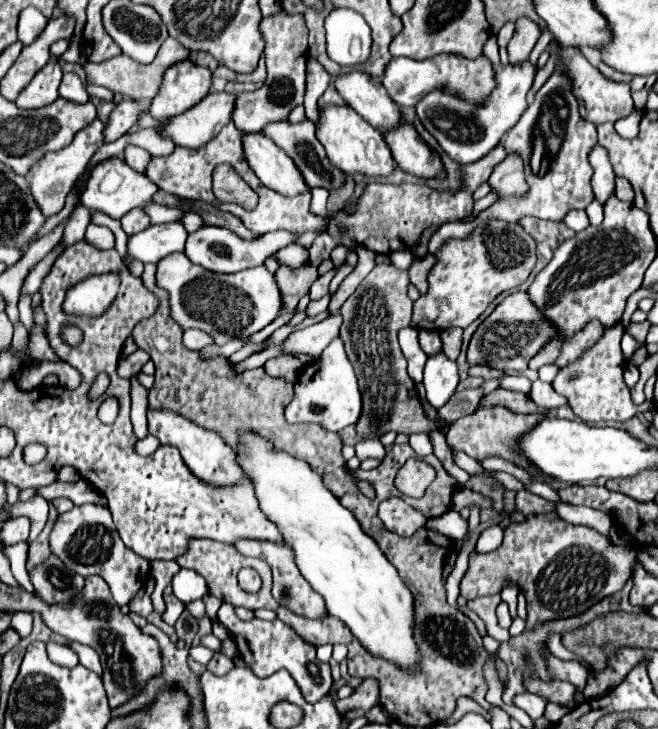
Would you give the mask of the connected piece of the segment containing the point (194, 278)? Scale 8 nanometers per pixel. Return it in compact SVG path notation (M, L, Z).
M169 254L157 264L157 284L171 296L173 320L177 320L183 330L199 328L209 332L219 346L233 338L251 336L263 330L283 308L275 276L265 266L255 266L235 274L213 274L189 264L185 254Z

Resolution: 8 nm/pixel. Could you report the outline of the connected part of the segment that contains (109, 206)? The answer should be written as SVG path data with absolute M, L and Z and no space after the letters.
M113 156L113 158L107 158L105 162L97 164L87 180L87 186L81 194L81 202L85 208L89 210L99 210L99 212L105 212L113 218L123 218L129 210L137 208L137 206L143 206L147 202L151 202L151 196L159 190L155 182L151 182L145 174L139 174L135 172L131 166L125 164L123 158L119 156Z

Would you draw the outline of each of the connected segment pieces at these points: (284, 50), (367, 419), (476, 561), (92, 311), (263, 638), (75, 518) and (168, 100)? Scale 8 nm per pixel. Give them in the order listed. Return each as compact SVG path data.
M279 10L277 14L263 18L259 24L261 36L265 40L267 58L267 80L263 88L255 92L237 94L233 124L243 132L261 132L267 124L277 120L287 120L289 112L303 104L305 96L305 62L307 62L307 26L301 14L287 14Z
M379 264L341 306L341 314L345 316L341 340L357 372L363 396L363 414L357 422L357 432L365 438L379 438L389 430L403 434L435 430L435 424L421 408L415 382L407 374L407 360L397 342L399 328L409 326L411 320L413 302L407 296L407 286L409 276L405 270L393 264Z
M555 512L537 514L537 516L527 516L527 520L521 524L509 526L505 530L503 544L495 552L489 554L471 552L469 570L461 582L461 596L473 600L479 594L485 596L500 594L505 580L513 580L521 586L527 598L529 612L527 612L525 630L533 630L535 626L545 624L549 620L579 616L599 600L619 592L625 586L625 582L631 578L635 564L637 564L637 552L631 546L615 546L609 542L607 536L601 536L597 530L587 526L567 524Z
M101 274L85 278L81 284L67 292L63 310L67 314L87 314L99 316L117 296L117 274Z
M223 603L218 610L217 620L229 630L231 638L235 640L243 660L251 666L253 674L259 678L267 678L279 670L287 670L291 674L291 678L297 682L299 690L303 692L305 700L315 704L319 702L323 696L327 696L331 692L331 668L325 662L319 662L315 656L315 646L303 642L287 624L283 624L281 620L251 620L251 622L243 622L235 616L235 610L230 610L230 604Z
M83 504L83 506L75 506L65 514L59 514L49 534L49 546L51 552L69 570L81 574L83 578L91 574L101 576L109 584L113 598L119 606L127 606L149 578L149 562L141 560L141 556L137 556L133 550L129 550L123 544L107 506Z
M191 60L177 62L165 70L161 88L151 100L149 114L163 122L165 118L183 114L209 94L211 70Z

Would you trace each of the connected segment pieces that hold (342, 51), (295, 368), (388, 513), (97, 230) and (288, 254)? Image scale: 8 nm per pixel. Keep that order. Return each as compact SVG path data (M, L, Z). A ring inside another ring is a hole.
M333 8L325 18L327 54L337 64L361 64L369 58L371 28L363 18L347 8Z
M279 356L279 358L267 360L265 370L271 372L271 376L283 376L289 382L295 382L301 372L301 364L297 364L297 358L293 356Z
M401 498L383 500L379 506L379 518L387 530L399 536L413 536L413 532L417 532L427 523L427 518L421 516L421 512L405 504Z
M95 224L87 226L85 240L89 240L89 244L93 244L99 250L109 250L115 244L113 232L109 228L105 228L105 226L95 226Z
M291 244L289 248L283 248L281 252L273 254L275 260L285 260L285 264L293 264L293 268L297 268L297 264L305 264L309 262L309 250L301 244Z

